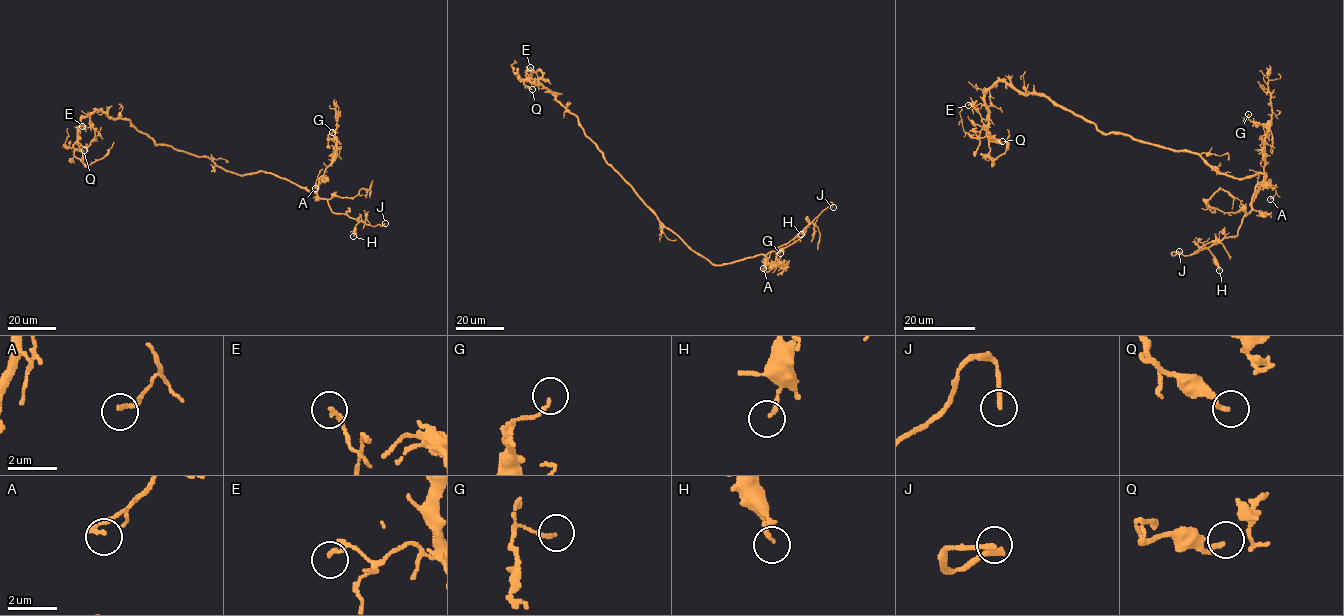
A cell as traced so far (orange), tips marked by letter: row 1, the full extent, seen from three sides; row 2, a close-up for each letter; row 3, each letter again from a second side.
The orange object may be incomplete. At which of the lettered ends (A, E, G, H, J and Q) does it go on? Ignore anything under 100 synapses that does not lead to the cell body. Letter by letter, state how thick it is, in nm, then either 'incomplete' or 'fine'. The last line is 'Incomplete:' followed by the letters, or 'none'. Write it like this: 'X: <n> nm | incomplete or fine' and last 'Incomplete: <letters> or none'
A: 140 nm | fine
E: 110 nm | fine
G: 130 nm | fine
H: 160 nm | fine
J: 180 nm | incomplete
Q: 190 nm | fine
Incomplete: J

